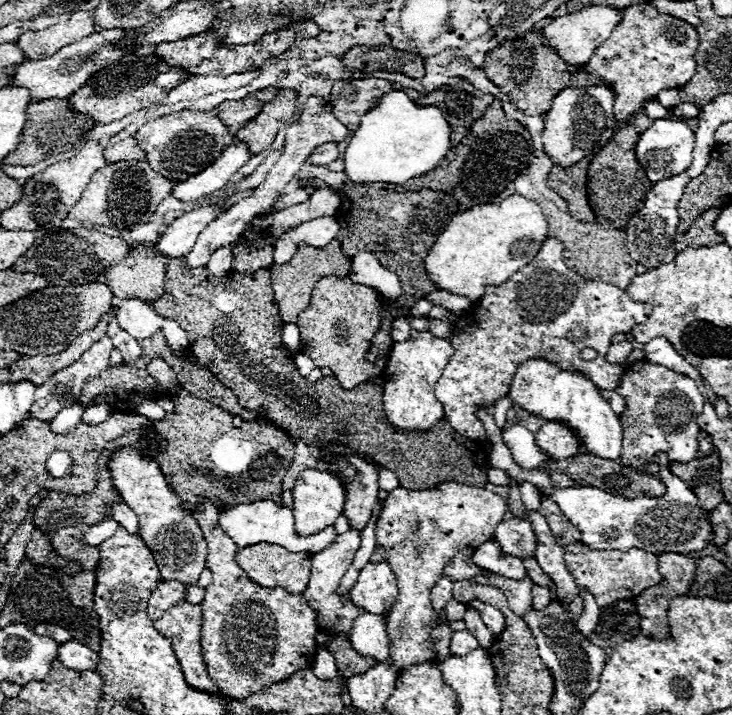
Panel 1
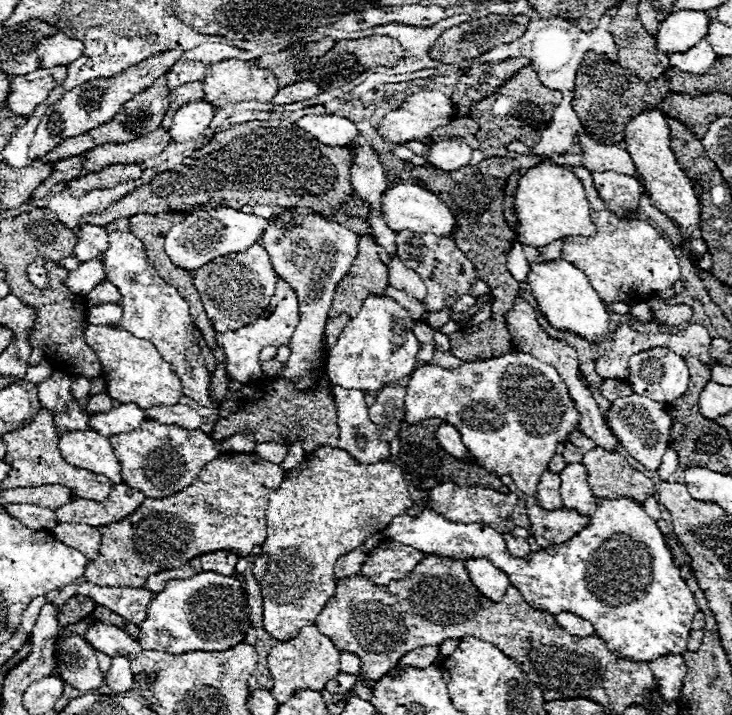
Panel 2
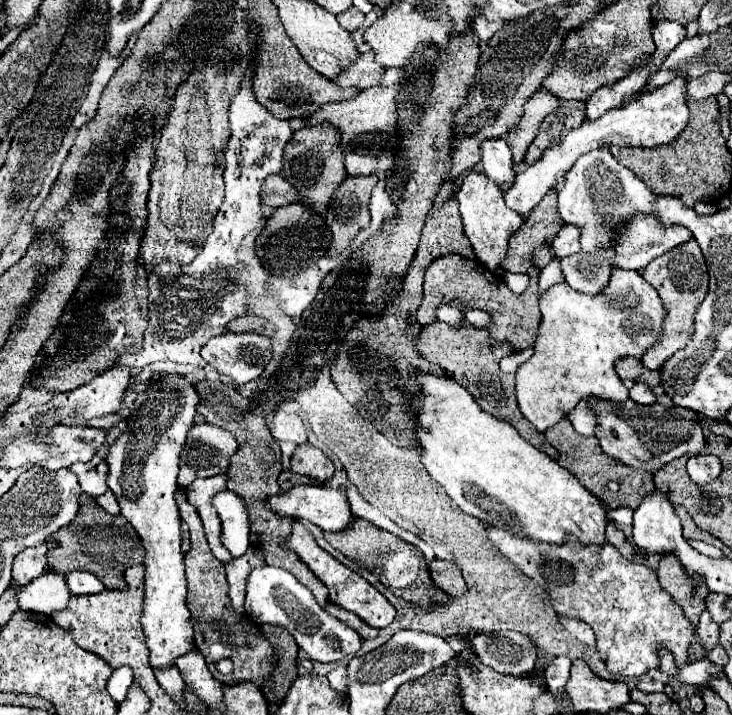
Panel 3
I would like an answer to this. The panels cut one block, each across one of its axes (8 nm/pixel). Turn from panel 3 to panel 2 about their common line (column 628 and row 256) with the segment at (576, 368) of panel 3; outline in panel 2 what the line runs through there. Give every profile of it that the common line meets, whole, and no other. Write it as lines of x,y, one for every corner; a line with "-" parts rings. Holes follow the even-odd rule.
296,208
278,210
278,218
264,228
262,238
258,240
270,254
274,272
292,284
300,302
300,322
288,342
290,358
286,368
278,378
292,378
306,382
306,374
318,368
324,368
322,352
322,334
328,320
328,310
334,302
336,284
348,274
354,258
358,256
358,234
348,230
344,224
338,224
316,212
300,214
-
395,256
389,257
388,268
388,281
389,285
408,292
408,296
416,298
416,300
424,300
426,296
426,286
424,282
418,278
418,274
408,268
400,258

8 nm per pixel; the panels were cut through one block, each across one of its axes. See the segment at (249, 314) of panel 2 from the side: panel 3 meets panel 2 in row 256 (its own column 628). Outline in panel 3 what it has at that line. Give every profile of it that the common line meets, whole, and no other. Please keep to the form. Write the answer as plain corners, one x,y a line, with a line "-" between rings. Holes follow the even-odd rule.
636,212
628,224
620,224
616,238
614,238
614,258
610,260
610,266
618,268
628,268
628,270
640,270
654,258
662,256
664,252
672,250
676,244
682,244
684,240
690,240
692,234
678,224
672,226
662,226
662,222
654,214
642,214

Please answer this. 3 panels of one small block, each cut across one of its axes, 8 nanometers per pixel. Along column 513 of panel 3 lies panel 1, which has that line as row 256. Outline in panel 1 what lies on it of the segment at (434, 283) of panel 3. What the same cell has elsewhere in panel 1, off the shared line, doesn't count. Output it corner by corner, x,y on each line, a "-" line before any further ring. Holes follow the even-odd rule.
332,240
332,242
320,248
300,242
298,248
296,248
296,254
292,256
290,262
272,264
268,270
270,270
270,278
272,278
272,288
274,288
274,304
280,312
280,318
286,324
294,324
296,318
300,316
300,312
308,306
310,292
312,292
314,284
324,276
348,276
350,258
342,254
342,248
336,240

